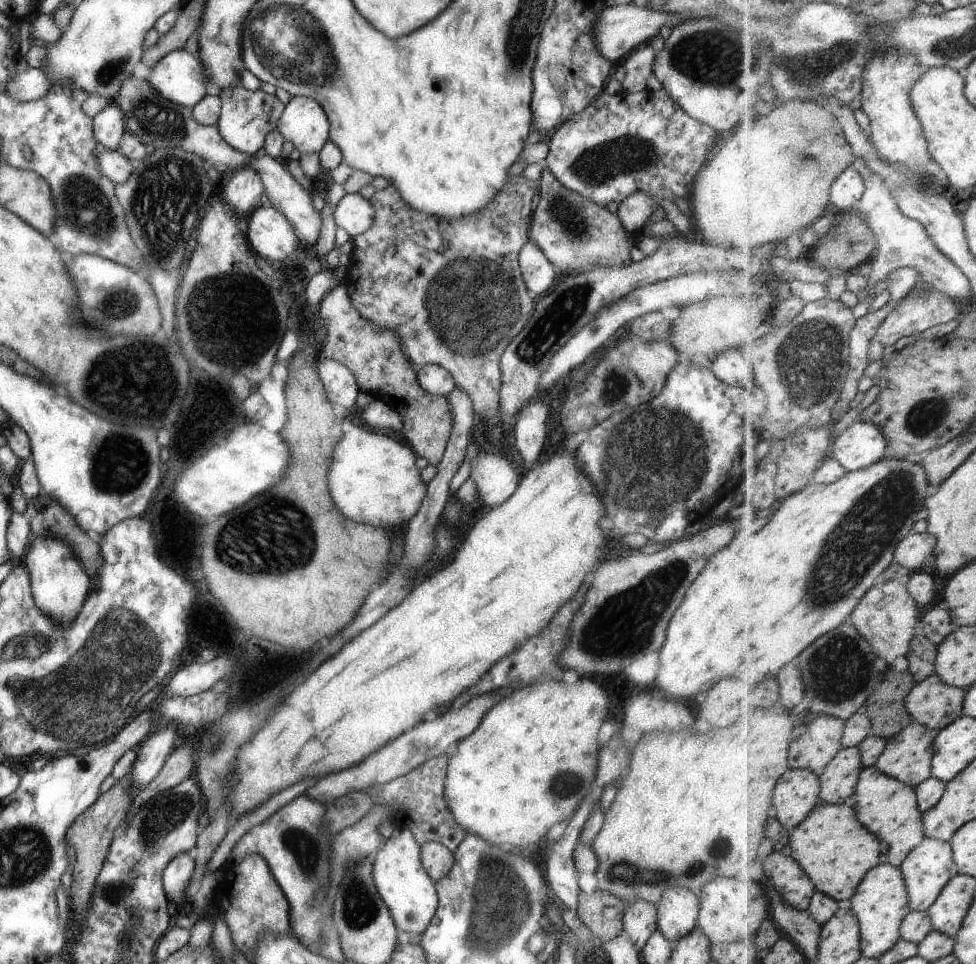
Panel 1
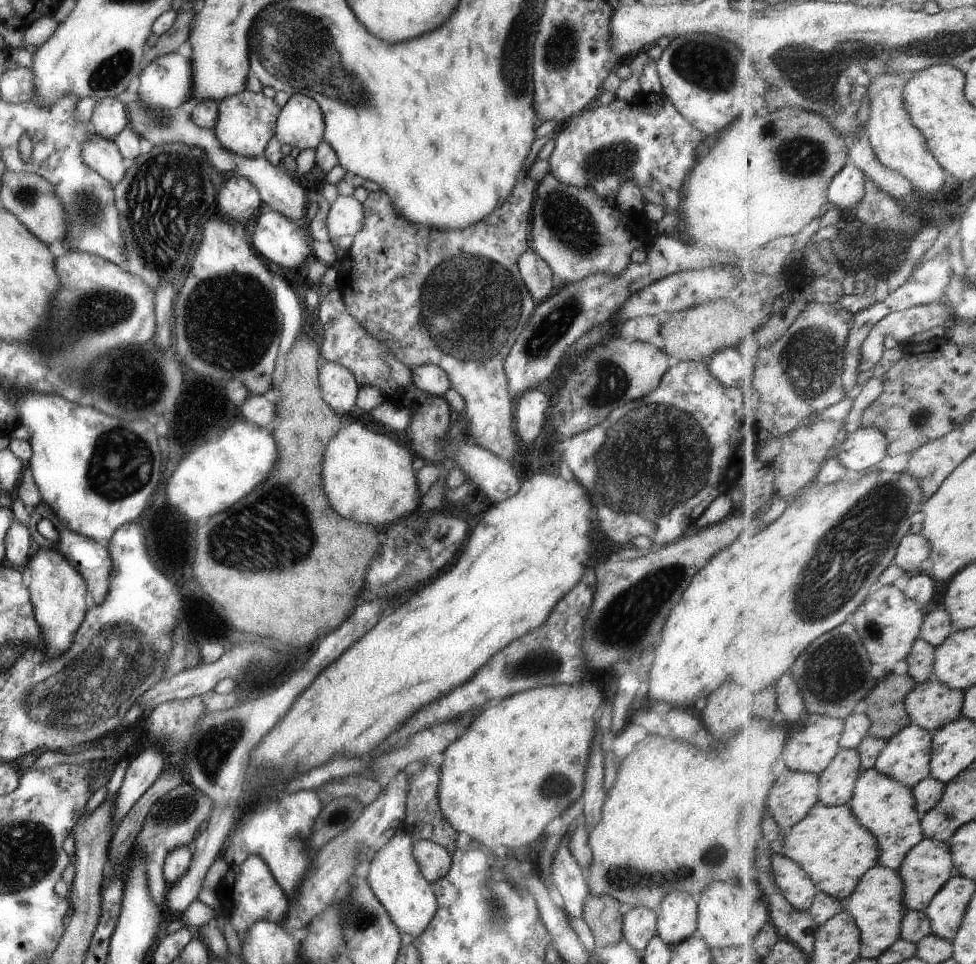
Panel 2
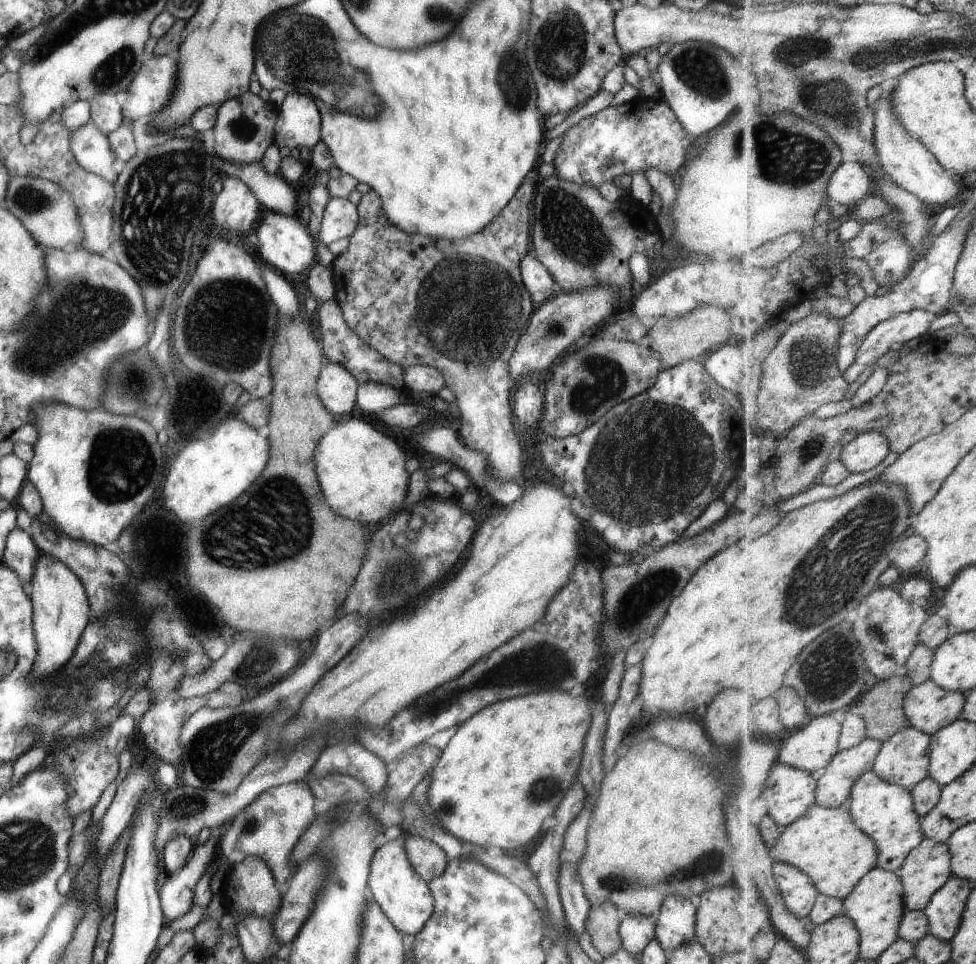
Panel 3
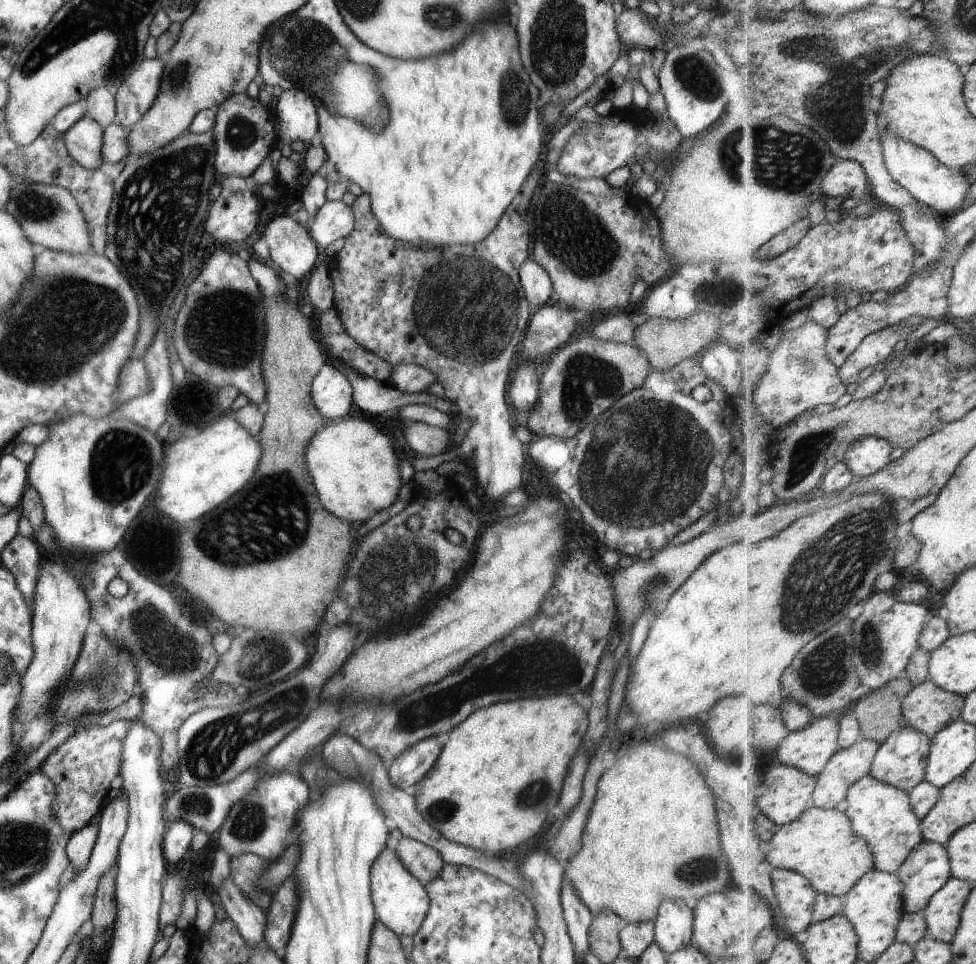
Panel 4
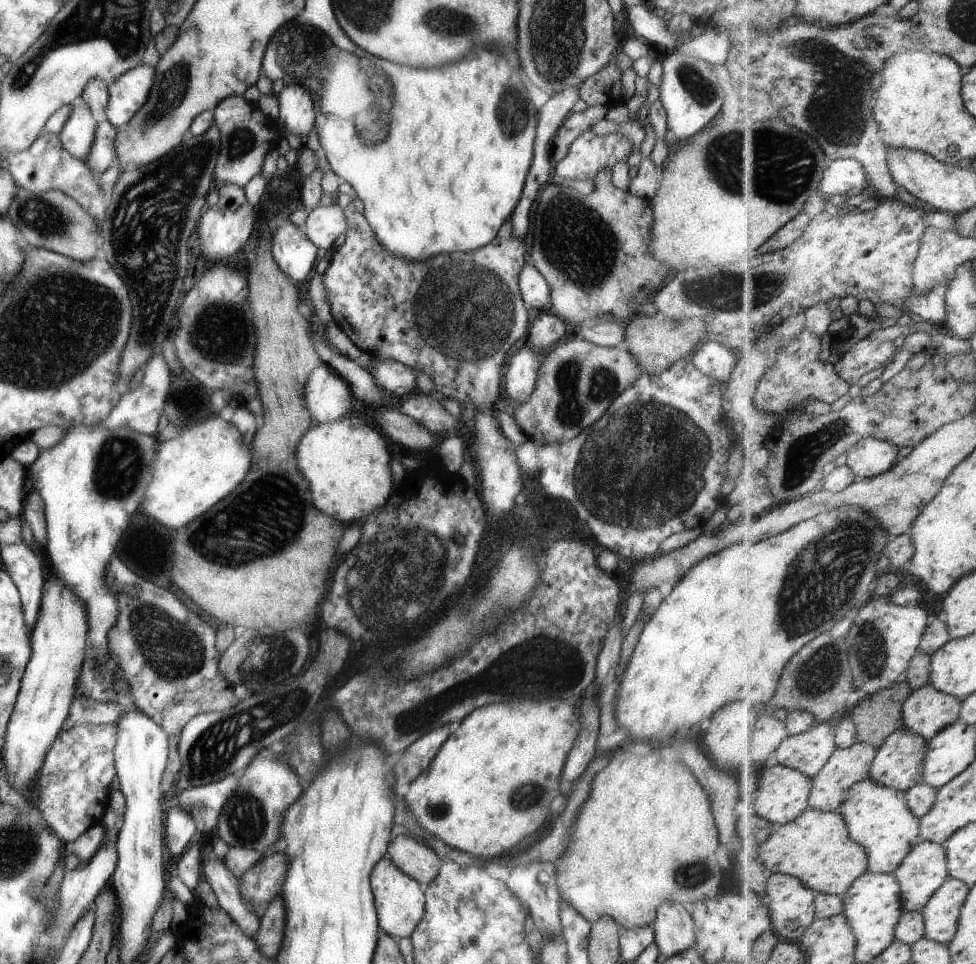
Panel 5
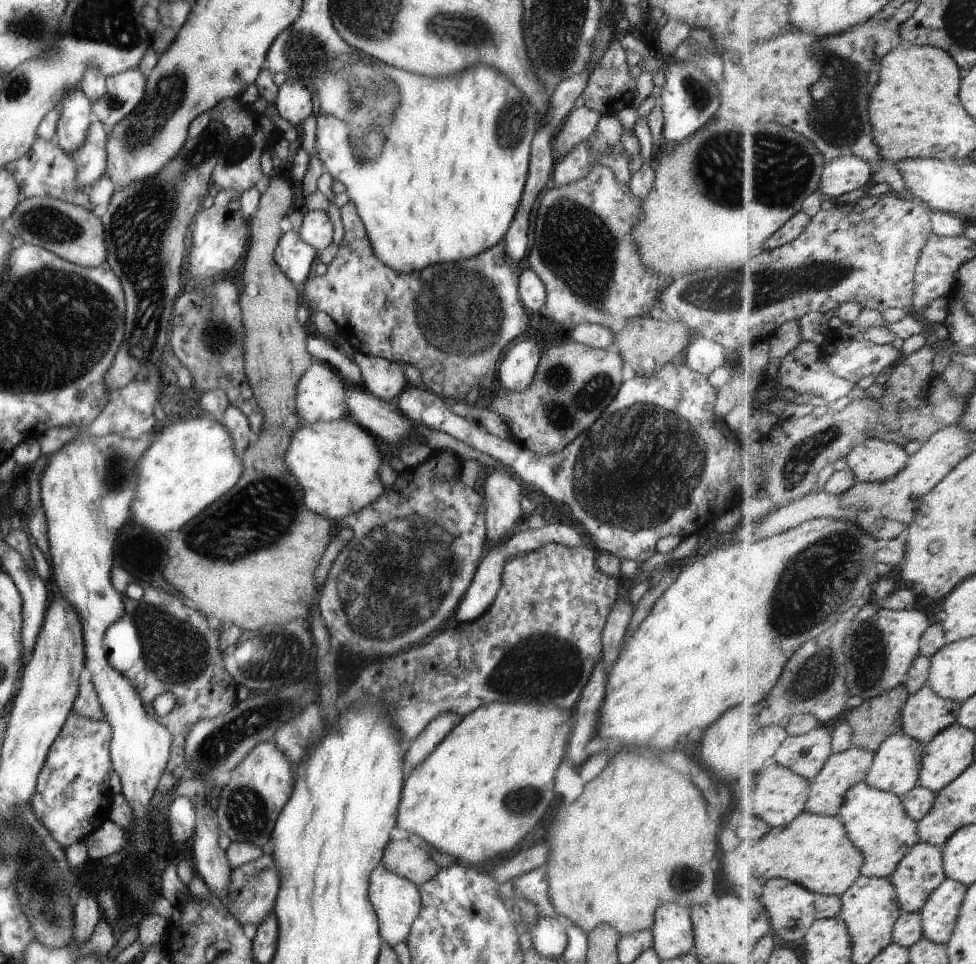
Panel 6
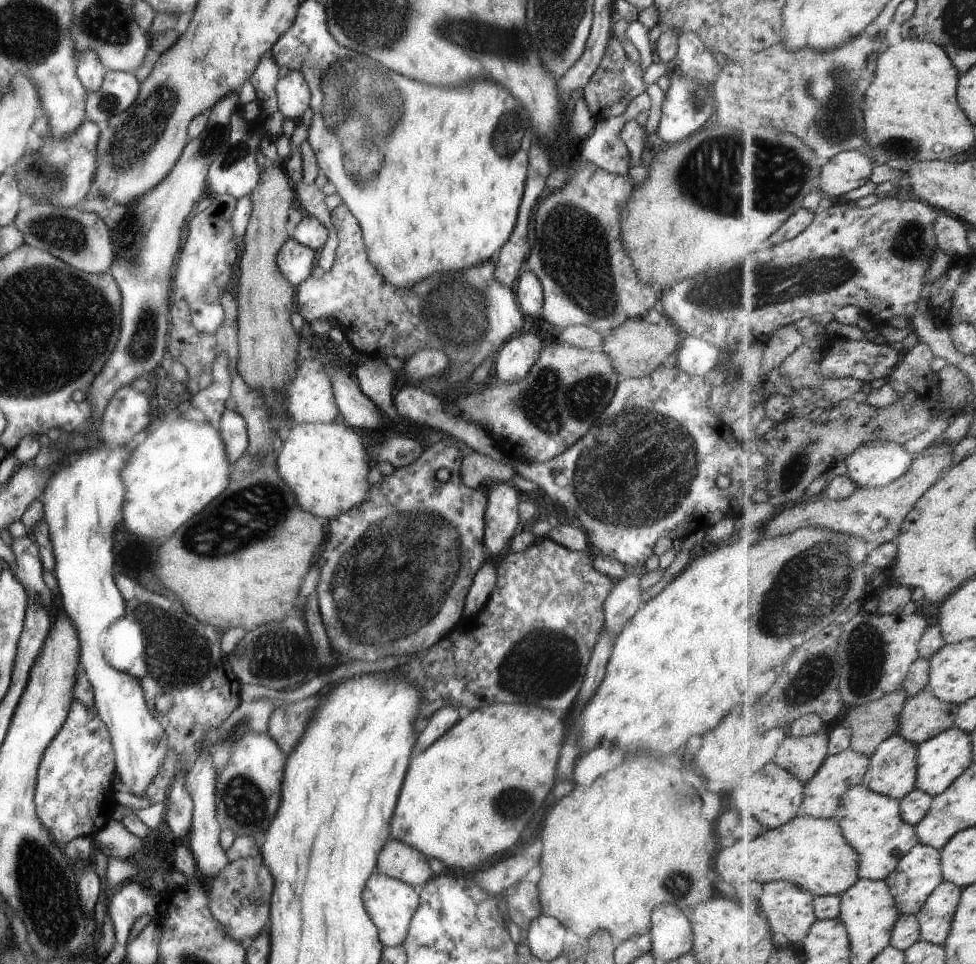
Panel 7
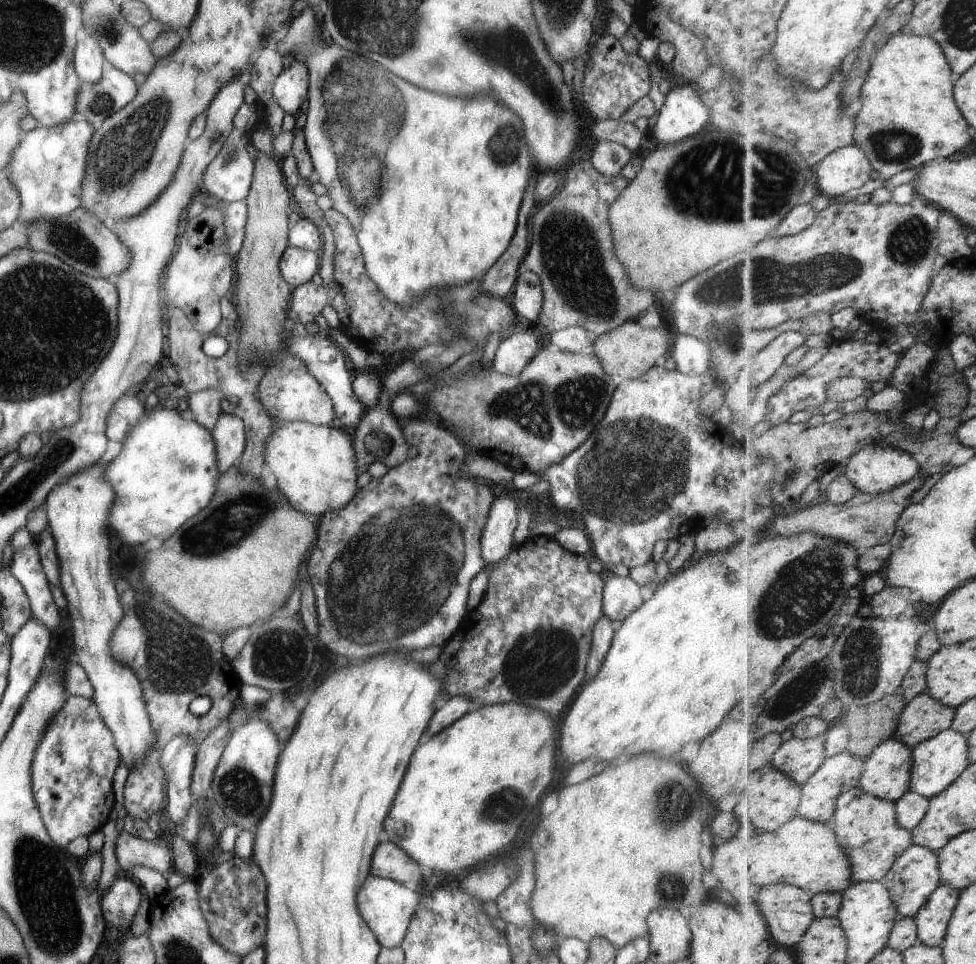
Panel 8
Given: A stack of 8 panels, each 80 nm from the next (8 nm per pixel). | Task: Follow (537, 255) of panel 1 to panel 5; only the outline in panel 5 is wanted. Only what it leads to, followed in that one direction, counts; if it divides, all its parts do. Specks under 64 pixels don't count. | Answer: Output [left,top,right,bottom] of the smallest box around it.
[518,262,550,313]

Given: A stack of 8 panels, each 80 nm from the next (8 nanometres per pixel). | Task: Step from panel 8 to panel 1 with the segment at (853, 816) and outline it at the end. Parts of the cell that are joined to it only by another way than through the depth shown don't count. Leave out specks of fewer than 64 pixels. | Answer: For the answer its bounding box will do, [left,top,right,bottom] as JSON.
[853,766,926,868]

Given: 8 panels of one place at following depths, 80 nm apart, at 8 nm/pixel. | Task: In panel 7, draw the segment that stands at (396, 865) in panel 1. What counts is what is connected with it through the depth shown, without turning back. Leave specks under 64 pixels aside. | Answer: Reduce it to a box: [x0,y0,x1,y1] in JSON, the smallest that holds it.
[361,874,418,947]

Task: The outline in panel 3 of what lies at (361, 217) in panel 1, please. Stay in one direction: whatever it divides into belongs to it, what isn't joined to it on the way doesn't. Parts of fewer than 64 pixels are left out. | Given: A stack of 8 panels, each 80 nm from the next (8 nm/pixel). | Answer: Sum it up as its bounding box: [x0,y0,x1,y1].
[316,197,357,244]

